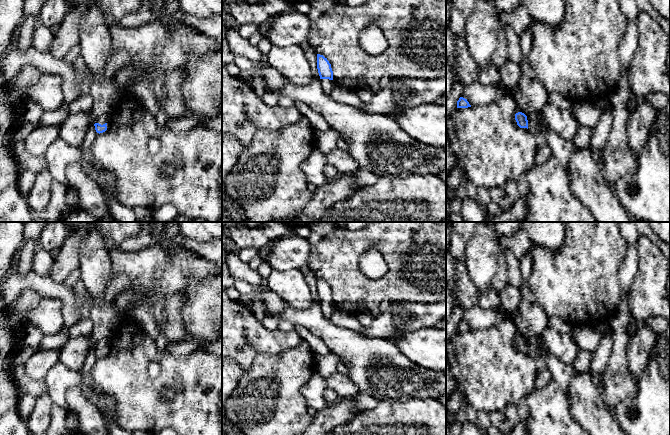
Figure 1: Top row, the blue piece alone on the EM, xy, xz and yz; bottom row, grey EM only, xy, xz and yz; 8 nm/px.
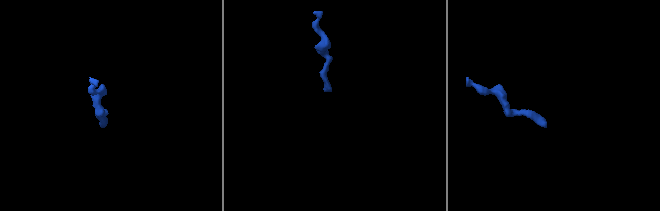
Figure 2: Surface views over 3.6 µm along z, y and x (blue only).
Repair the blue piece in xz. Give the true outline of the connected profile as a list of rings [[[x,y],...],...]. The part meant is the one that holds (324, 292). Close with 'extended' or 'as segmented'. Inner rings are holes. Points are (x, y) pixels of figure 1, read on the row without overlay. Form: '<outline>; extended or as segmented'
[[[317,278],[317,293],[320,300],[319,308],[325,318],[330,319],[336,309],[336,306],[333,304],[331,288],[327,282],[320,278]]]; extended

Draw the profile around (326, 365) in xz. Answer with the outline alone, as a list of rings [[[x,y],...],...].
[[[331,352],[326,355],[315,354],[316,372],[324,378],[336,373],[340,362],[340,357]]]

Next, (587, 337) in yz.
[[[579,324],[572,326],[572,338],[580,350],[594,353],[600,343],[601,334],[591,324]]]

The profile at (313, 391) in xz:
[[[315,372],[309,381],[301,388],[301,394],[307,401],[308,407],[321,411],[328,406],[324,392],[328,388],[326,378]]]

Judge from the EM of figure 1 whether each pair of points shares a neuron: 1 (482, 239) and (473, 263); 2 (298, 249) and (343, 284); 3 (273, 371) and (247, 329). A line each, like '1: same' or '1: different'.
1: same
2: different
3: different

